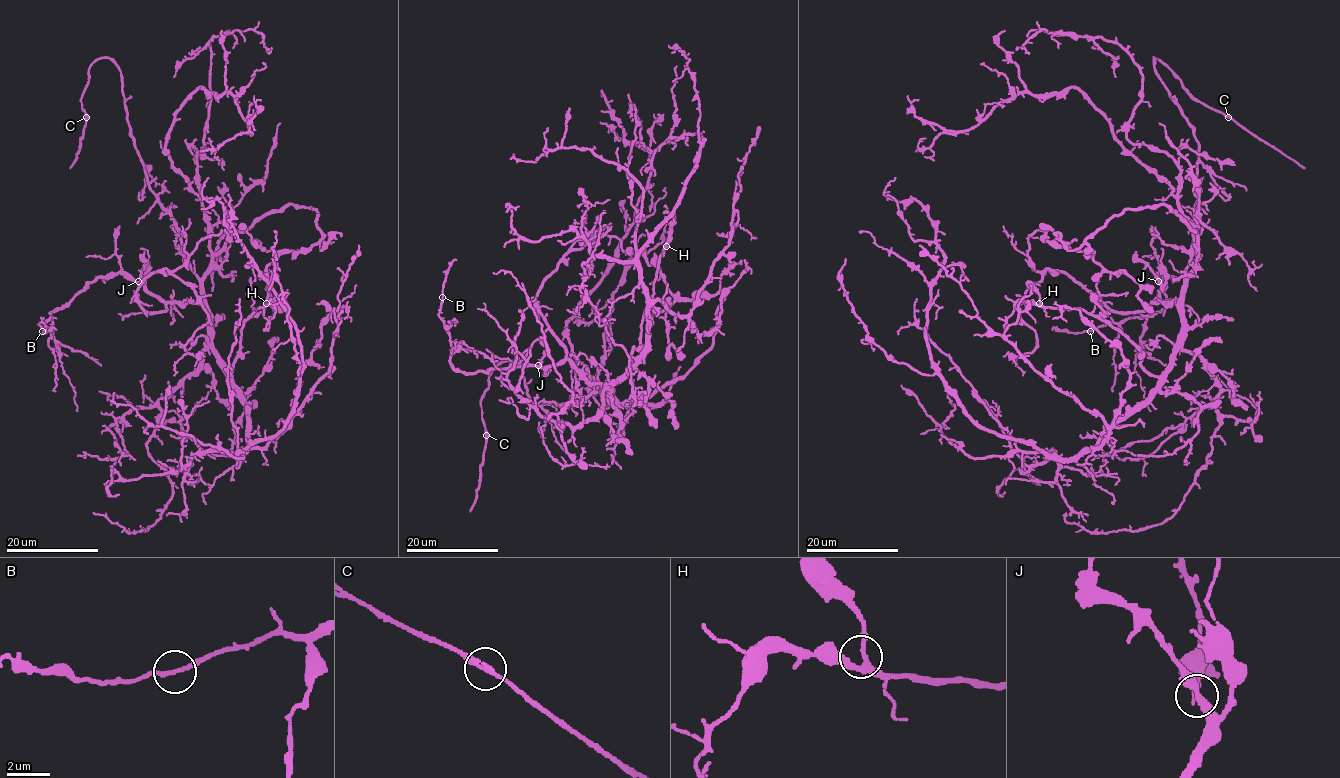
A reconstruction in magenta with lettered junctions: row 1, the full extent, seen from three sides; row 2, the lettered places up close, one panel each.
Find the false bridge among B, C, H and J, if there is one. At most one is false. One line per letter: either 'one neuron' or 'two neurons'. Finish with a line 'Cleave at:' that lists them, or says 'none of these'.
B: one neuron
C: one neuron
H: one neuron
J: one neuron
Cleave at: none of these

